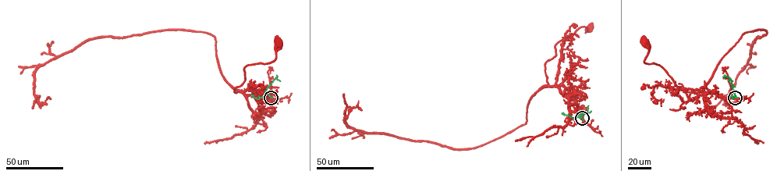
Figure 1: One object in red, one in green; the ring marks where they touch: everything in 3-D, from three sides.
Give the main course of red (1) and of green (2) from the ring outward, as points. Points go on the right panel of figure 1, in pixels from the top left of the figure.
1: (735, 97), (681, 89), (660, 65), (643, 61), (648, 50), (644, 42)
2: (735, 97), (731, 80), (725, 76), (725, 78)

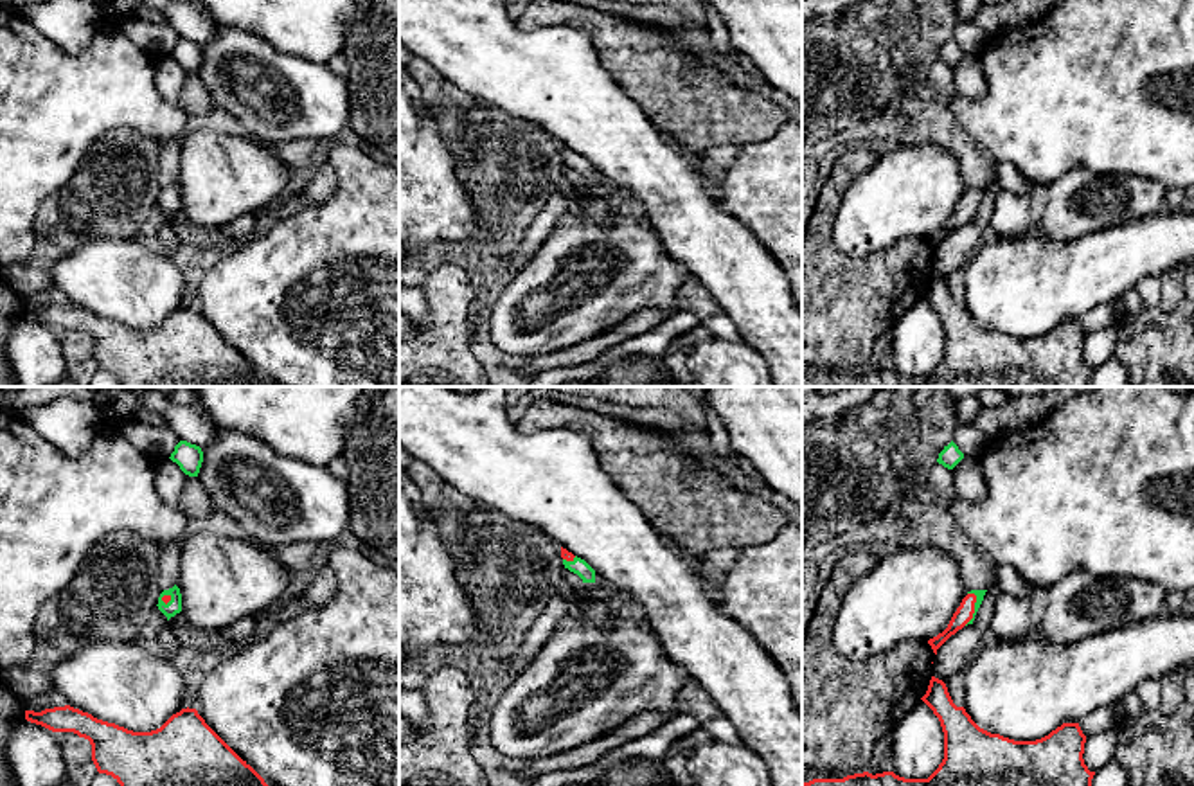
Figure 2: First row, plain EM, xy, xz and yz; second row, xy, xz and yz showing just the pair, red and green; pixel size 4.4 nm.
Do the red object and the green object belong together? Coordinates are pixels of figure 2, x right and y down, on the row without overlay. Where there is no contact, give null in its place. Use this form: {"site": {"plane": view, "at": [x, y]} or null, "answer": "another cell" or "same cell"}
{"site": {"plane": "yz", "at": [973, 205]}, "answer": "another cell"}

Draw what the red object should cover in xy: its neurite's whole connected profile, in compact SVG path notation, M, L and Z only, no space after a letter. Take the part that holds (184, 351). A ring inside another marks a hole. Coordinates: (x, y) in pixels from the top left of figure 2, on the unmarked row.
M70 302L25 308L25 317L88 336L97 369L111 372L120 387L272 387L196 306L182 306L151 329L133 329Z

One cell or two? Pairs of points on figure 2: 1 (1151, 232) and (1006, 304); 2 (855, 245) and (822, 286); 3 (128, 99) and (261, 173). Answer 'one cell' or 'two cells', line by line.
1: one cell
2: two cells
3: two cells

